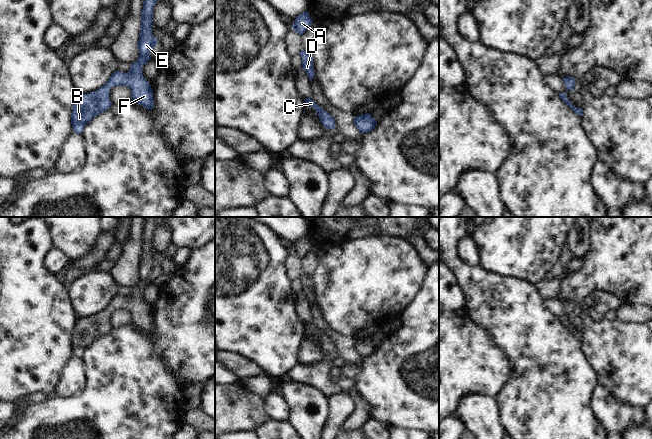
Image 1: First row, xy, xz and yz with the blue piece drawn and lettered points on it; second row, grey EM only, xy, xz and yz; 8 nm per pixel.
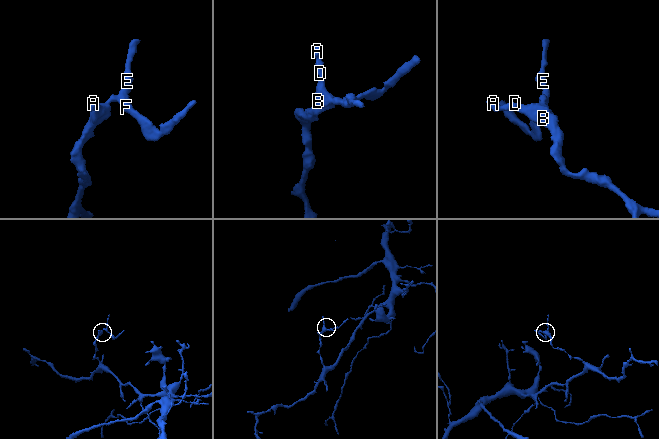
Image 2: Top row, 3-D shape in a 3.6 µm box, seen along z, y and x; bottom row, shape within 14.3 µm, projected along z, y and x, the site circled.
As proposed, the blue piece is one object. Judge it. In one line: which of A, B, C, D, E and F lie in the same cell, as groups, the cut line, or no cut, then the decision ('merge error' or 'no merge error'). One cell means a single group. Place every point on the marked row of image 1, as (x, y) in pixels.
groups A B C D E F; cut none; no merge error

